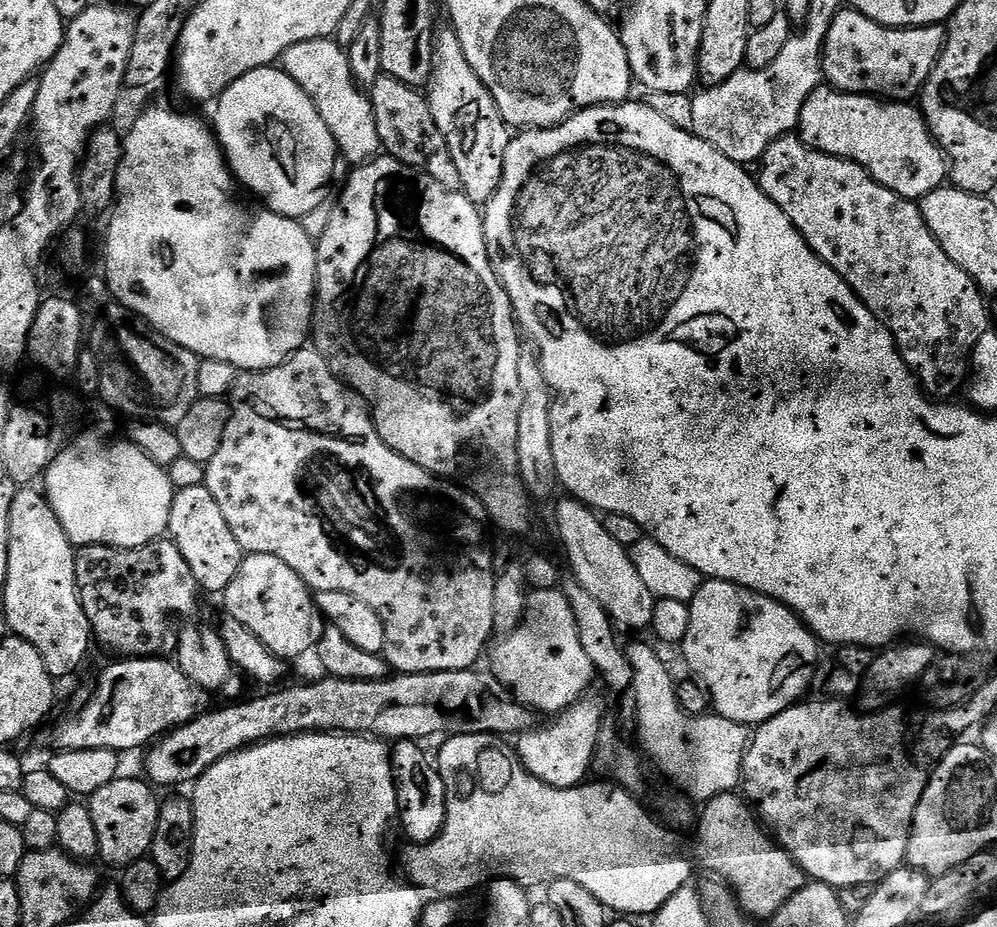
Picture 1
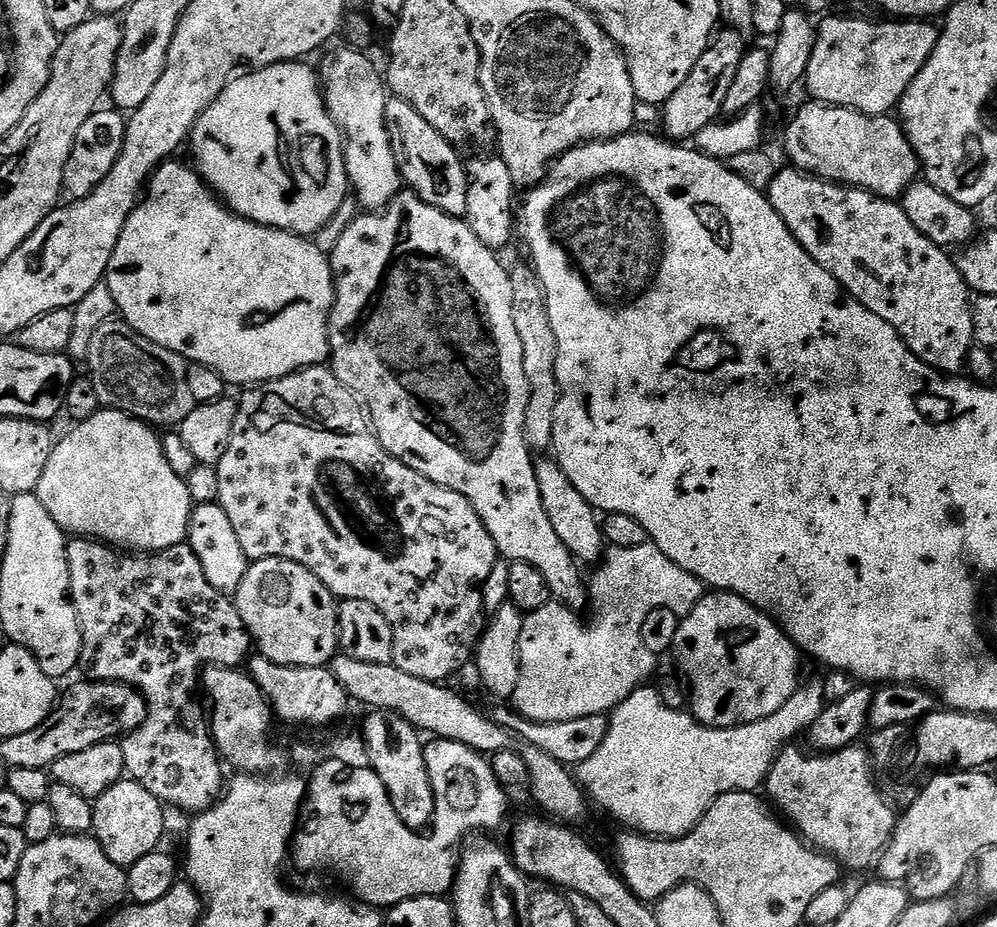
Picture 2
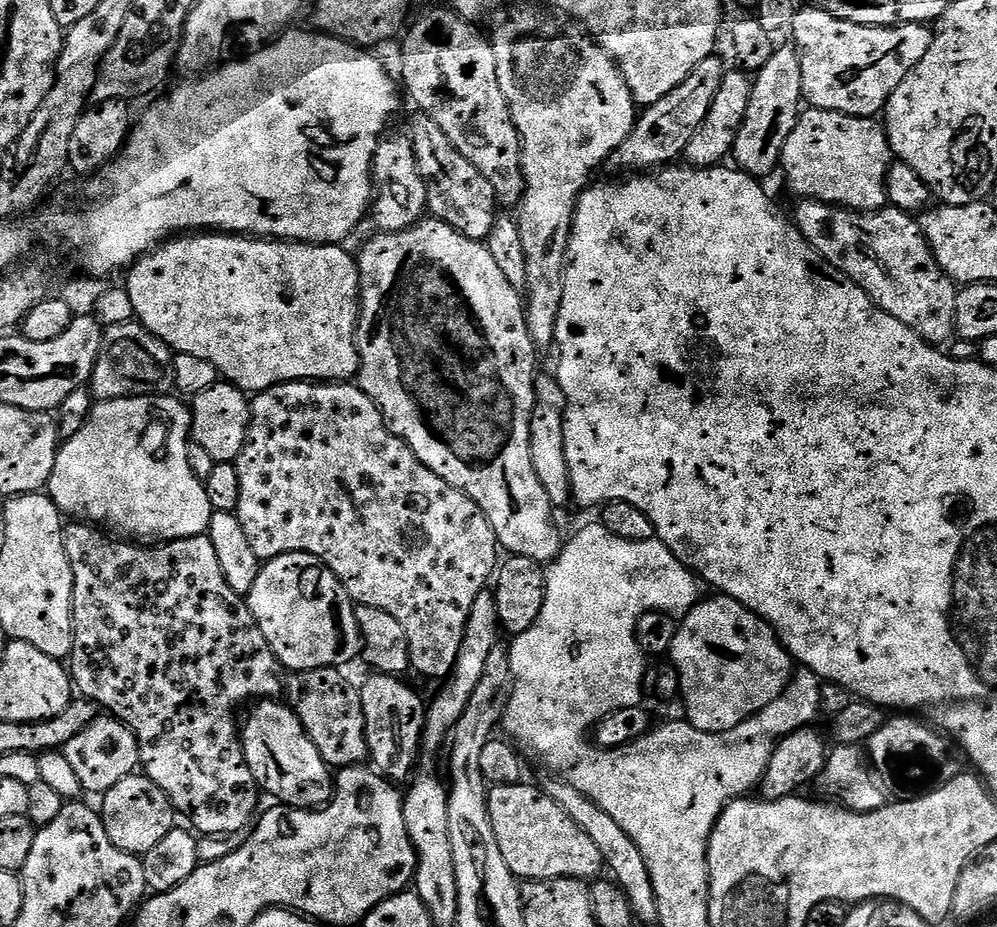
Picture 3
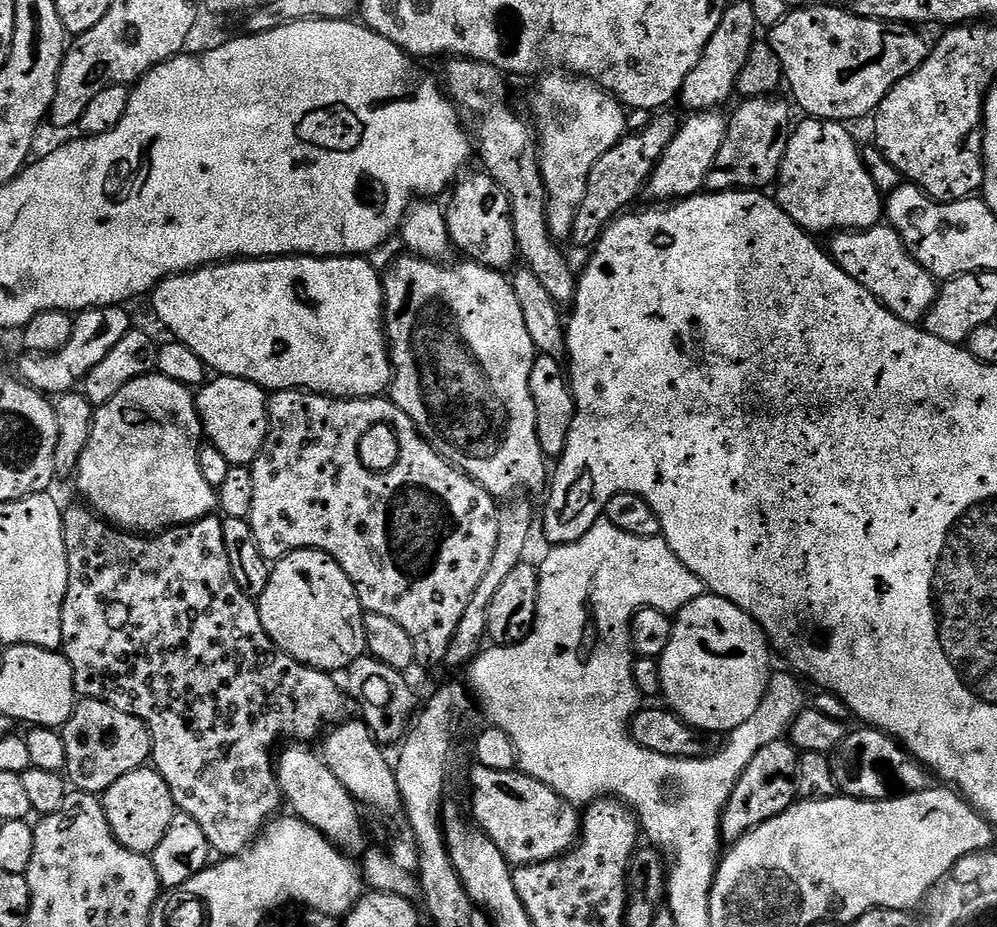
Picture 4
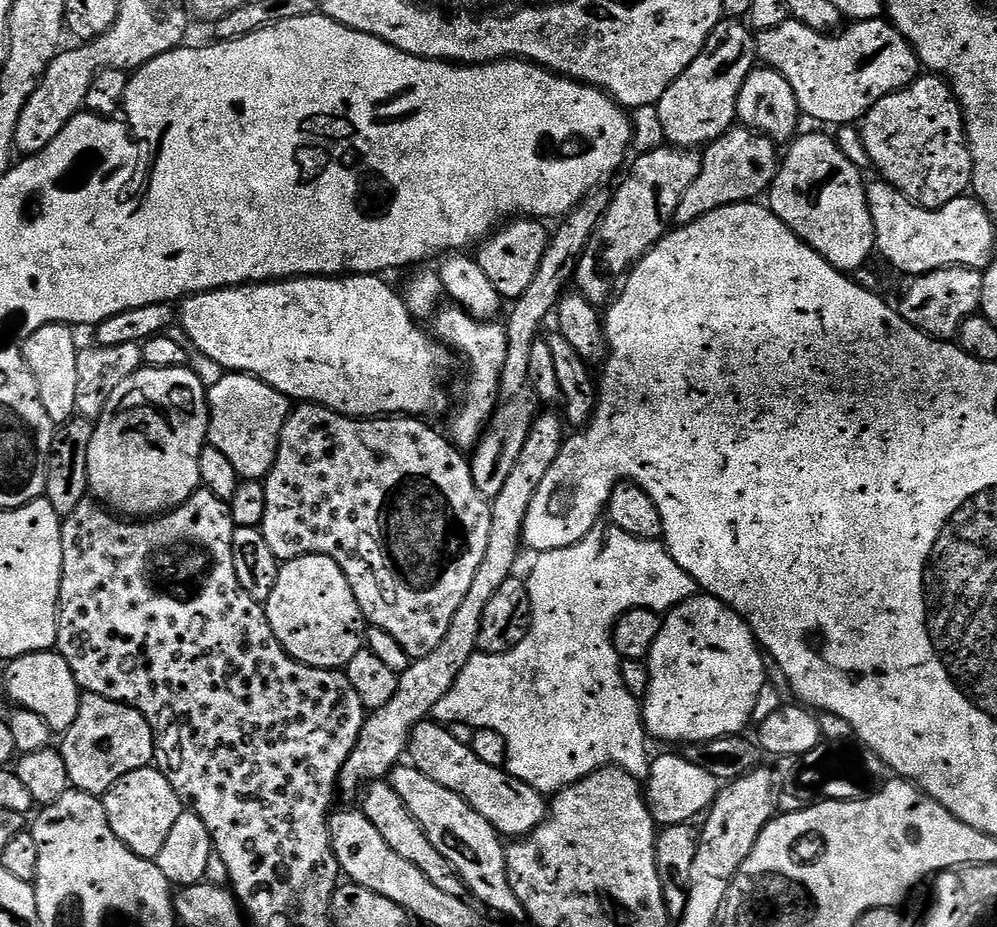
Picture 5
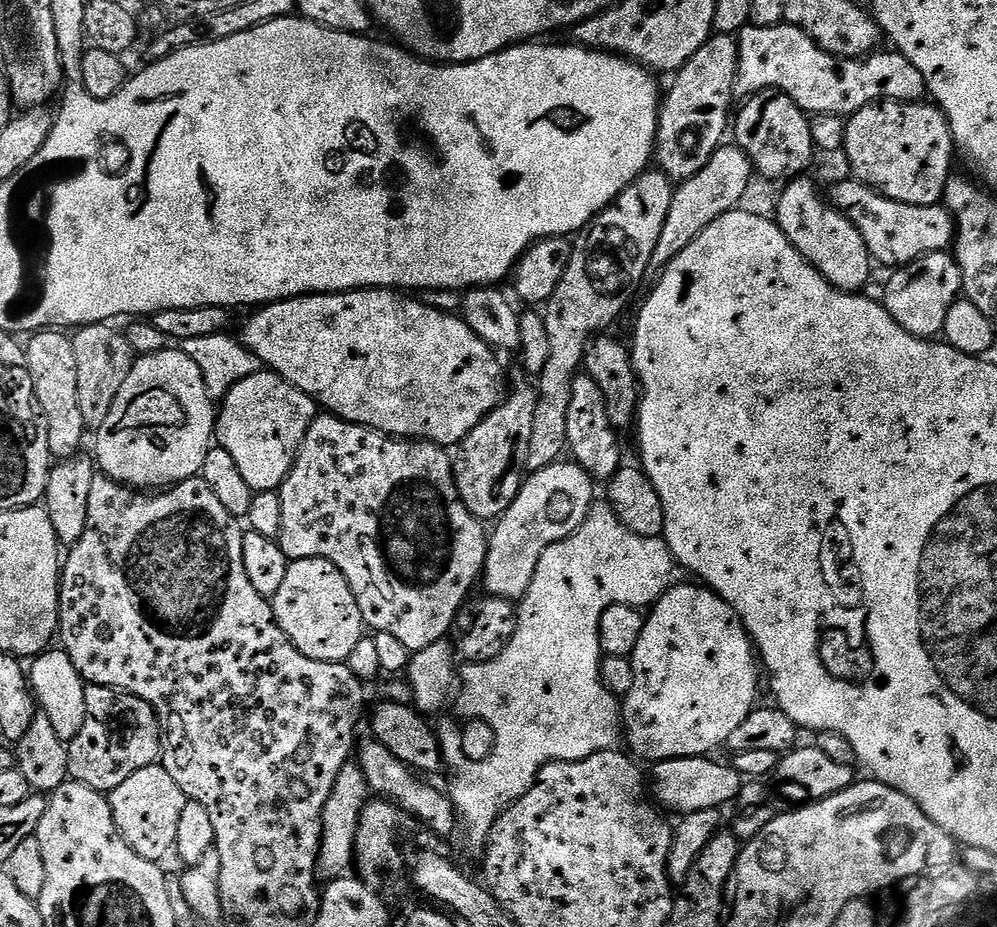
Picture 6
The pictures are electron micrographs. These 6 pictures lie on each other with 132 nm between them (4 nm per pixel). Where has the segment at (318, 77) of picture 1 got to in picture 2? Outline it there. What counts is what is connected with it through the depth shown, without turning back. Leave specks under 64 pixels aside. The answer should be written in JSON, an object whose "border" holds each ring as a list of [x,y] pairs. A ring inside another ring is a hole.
{"border":[[[351,47],[334,53],[325,62],[322,91],[328,111],[339,124],[344,137],[344,161],[351,191],[366,204],[365,207],[379,210],[402,190],[400,167],[396,161],[396,151],[388,133],[386,118],[390,89],[381,69],[380,72],[376,69],[375,62],[364,50]]]}

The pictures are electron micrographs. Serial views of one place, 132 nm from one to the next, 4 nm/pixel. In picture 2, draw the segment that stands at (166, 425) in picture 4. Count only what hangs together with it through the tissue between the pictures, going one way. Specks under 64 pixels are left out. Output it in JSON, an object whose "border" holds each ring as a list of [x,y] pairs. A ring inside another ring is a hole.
{"border":[[[115,406],[105,407],[103,410],[94,413],[88,420],[79,421],[75,427],[76,429],[69,436],[64,436],[61,440],[59,437],[55,441],[50,454],[50,462],[46,462],[46,470],[42,470],[42,478],[35,490],[36,495],[44,501],[44,505],[50,510],[50,514],[55,520],[60,523],[61,528],[80,538],[95,538],[121,550],[135,550],[140,554],[161,552],[175,544],[185,543],[188,535],[188,523],[192,521],[194,501],[188,489],[187,479],[181,473],[176,472],[174,466],[168,461],[164,453],[164,441],[159,435],[156,437],[157,429],[148,421],[141,420],[139,416],[133,416],[131,412],[125,412]]]}

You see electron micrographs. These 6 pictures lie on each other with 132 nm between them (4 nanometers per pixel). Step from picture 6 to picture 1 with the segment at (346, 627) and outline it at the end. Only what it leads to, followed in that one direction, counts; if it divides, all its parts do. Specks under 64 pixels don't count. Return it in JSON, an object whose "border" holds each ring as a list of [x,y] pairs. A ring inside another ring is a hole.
{"border":[[[270,554],[245,555],[240,561],[238,574],[222,594],[222,600],[232,615],[229,617],[235,623],[246,626],[281,660],[292,662],[295,656],[313,647],[313,593],[301,582],[298,574],[294,574],[294,570],[278,558]]]}

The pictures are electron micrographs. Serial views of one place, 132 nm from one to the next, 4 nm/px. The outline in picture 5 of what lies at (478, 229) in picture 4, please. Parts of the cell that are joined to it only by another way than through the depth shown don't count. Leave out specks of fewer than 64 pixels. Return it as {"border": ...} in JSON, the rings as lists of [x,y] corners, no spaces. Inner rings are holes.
{"border":[[[512,218],[479,245],[480,253],[475,253],[474,258],[505,302],[522,298],[522,293],[534,283],[550,239],[550,228],[544,224],[547,223],[536,218]]]}

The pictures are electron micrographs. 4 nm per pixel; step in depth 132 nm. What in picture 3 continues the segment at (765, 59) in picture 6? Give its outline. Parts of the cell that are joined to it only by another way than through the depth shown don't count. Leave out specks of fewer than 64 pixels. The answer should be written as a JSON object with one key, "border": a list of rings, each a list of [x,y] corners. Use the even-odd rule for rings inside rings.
{"border":[[[811,6],[801,7],[790,36],[796,39],[794,47],[800,54],[804,100],[811,107],[847,116],[879,117],[888,105],[890,94],[898,90],[898,82],[930,50],[933,35],[933,29],[926,24],[871,28],[830,18],[830,14]]]}

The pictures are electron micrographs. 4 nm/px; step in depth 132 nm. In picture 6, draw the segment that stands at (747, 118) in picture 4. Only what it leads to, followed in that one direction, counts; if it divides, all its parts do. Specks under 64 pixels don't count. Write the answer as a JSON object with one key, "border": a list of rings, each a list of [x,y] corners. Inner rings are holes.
{"border":[[[721,146],[710,158],[710,162],[706,162],[706,166],[694,174],[694,178],[683,181],[673,191],[670,214],[666,214],[662,235],[658,237],[658,246],[654,246],[654,254],[650,258],[651,271],[663,273],[664,267],[678,258],[678,254],[682,254],[682,250],[686,250],[686,246],[690,246],[690,242],[694,242],[694,238],[698,238],[698,234],[710,226],[710,222],[722,218],[722,214],[737,211],[743,205],[740,203],[752,180],[754,169],[747,154],[735,146]]]}

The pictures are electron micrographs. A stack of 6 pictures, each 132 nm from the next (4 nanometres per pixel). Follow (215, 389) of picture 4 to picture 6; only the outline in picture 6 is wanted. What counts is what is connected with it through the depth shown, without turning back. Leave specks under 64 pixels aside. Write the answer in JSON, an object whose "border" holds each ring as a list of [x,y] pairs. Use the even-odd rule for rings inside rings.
{"border":[[[261,370],[242,378],[224,395],[218,408],[215,439],[219,447],[234,458],[242,478],[253,493],[274,492],[290,474],[296,455],[300,453],[302,438],[312,419],[318,415],[318,405],[302,390],[290,386],[277,372]]]}

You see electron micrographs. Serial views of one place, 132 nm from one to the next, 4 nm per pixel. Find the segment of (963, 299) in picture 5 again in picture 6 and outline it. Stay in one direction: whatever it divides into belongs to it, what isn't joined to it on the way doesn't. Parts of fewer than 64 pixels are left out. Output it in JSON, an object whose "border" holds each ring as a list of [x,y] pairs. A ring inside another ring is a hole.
{"border":[[[935,252],[918,258],[912,264],[895,269],[891,273],[888,285],[884,288],[882,303],[885,310],[912,336],[921,340],[932,340],[943,333],[946,326],[946,314],[954,302],[961,299],[964,279],[956,264],[955,255],[948,252]]]}

